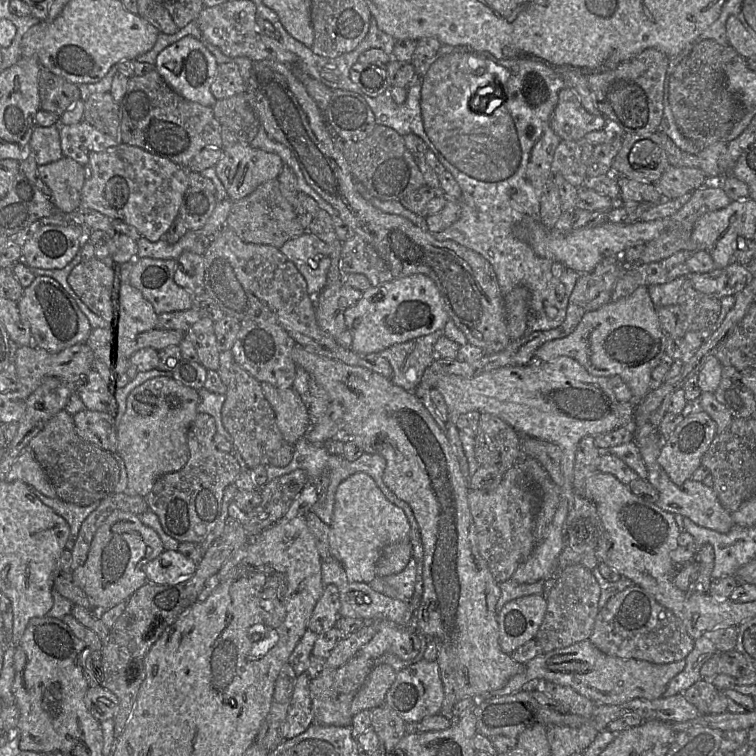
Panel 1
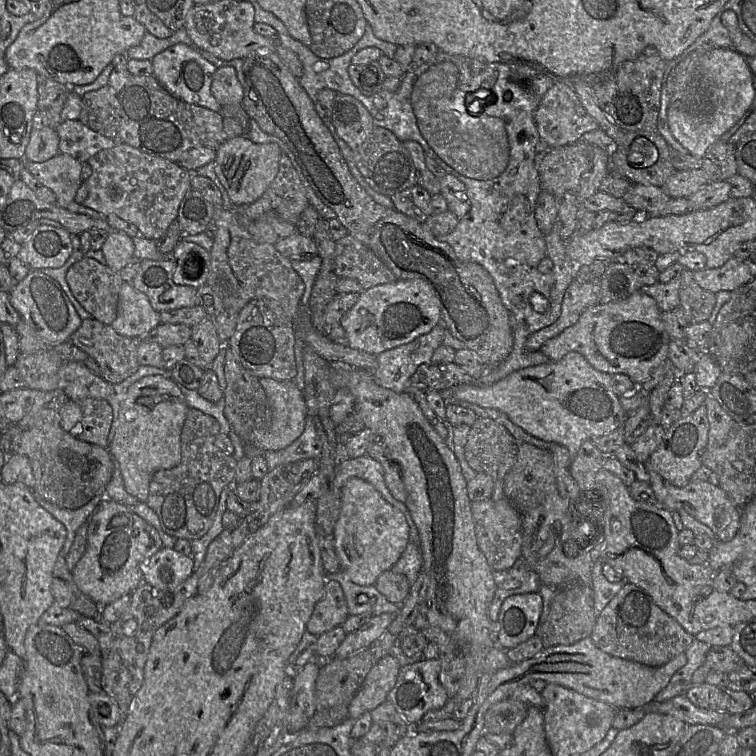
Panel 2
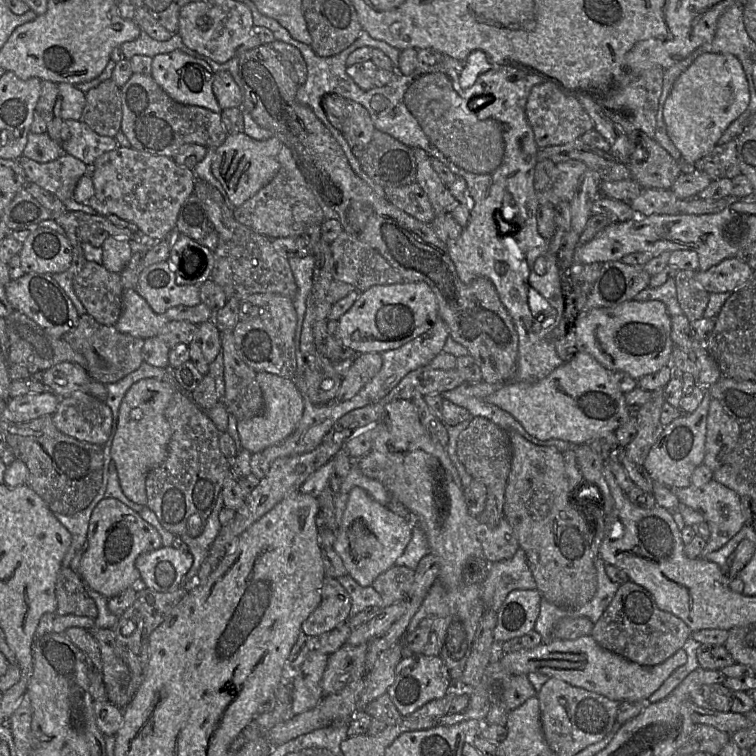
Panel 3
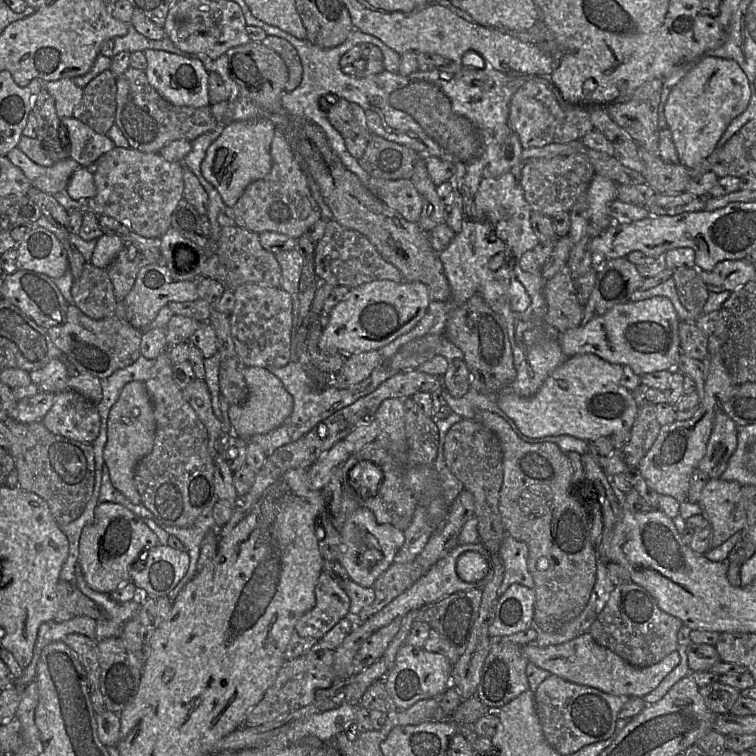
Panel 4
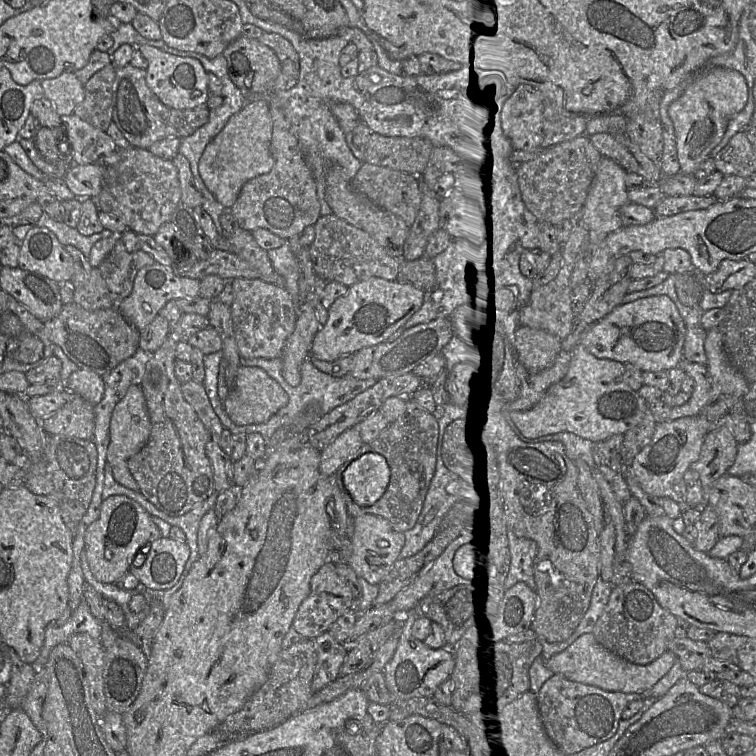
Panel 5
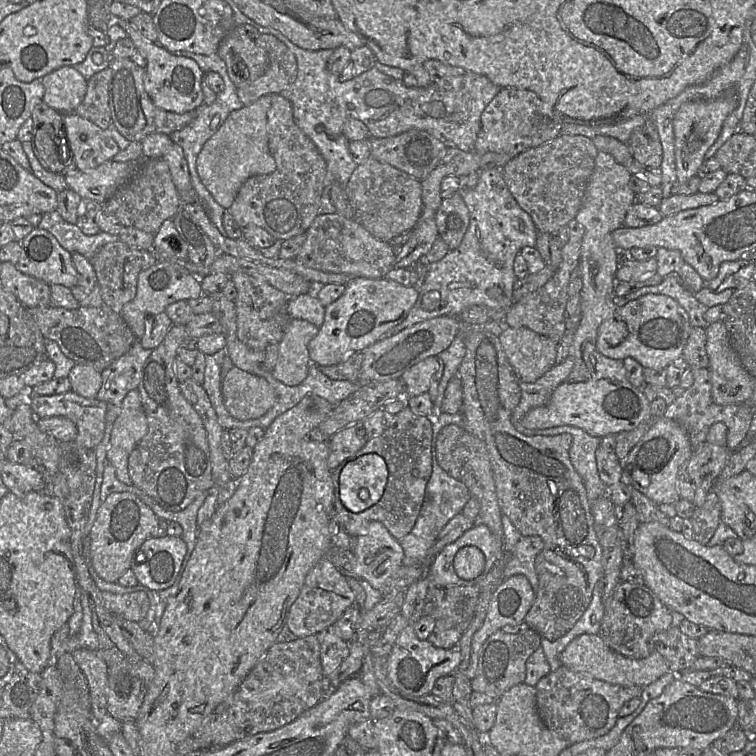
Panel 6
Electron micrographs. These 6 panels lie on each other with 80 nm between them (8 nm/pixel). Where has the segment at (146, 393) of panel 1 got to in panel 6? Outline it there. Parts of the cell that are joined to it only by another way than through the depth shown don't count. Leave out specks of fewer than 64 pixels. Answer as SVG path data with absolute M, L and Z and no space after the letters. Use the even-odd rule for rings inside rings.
M138 389L129 391L121 405L111 431L107 461L116 470L119 481L133 485L128 473L128 458L136 445L147 434L147 418Z

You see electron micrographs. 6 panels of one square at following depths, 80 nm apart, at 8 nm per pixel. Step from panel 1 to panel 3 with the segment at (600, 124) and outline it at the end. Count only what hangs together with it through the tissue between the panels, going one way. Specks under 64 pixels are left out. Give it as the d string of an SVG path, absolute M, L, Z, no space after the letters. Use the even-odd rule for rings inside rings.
M545 81L532 88L525 113L533 129L536 144L540 149L573 142L580 139L585 133L594 130L594 123L579 99L574 95L565 93L551 81Z

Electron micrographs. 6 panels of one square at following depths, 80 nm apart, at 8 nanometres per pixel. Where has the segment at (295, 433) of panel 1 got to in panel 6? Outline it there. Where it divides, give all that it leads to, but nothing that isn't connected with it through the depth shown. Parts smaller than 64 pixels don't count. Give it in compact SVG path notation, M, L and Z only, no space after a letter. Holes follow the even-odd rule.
M236 366L222 378L221 392L227 411L240 421L263 416L277 400L274 388L266 379Z

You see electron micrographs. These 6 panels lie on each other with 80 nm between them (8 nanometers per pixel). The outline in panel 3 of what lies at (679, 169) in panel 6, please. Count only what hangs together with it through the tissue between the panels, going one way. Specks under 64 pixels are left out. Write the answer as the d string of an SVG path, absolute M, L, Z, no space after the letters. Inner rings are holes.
M704 53L699 56L675 81L664 105L667 133L681 153L681 159L694 164L712 152L719 139L750 103L750 91L740 60L732 54Z

